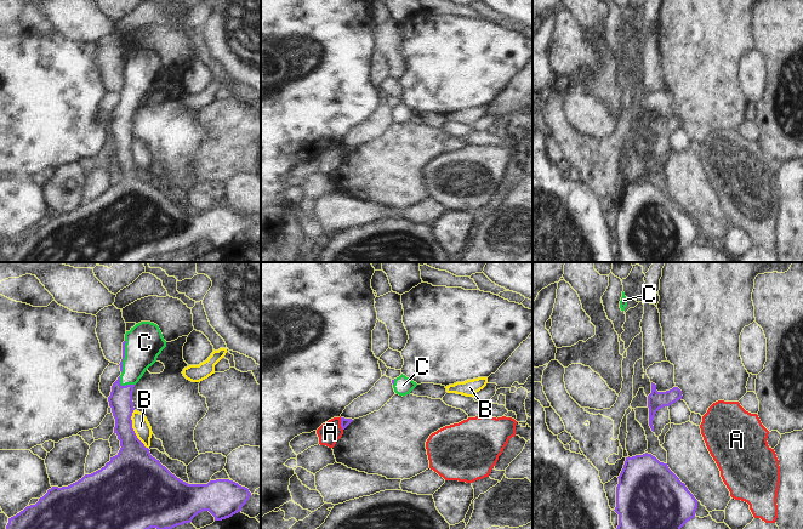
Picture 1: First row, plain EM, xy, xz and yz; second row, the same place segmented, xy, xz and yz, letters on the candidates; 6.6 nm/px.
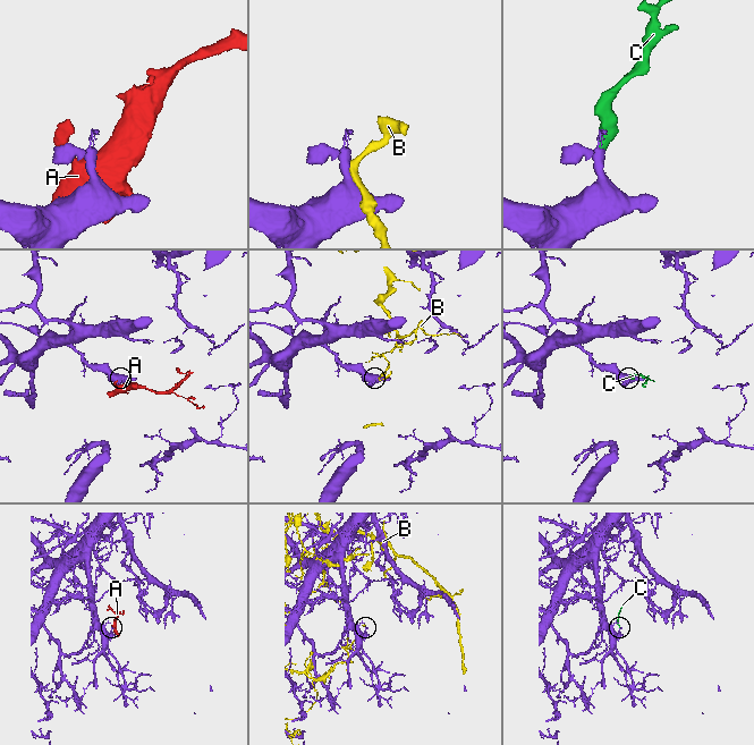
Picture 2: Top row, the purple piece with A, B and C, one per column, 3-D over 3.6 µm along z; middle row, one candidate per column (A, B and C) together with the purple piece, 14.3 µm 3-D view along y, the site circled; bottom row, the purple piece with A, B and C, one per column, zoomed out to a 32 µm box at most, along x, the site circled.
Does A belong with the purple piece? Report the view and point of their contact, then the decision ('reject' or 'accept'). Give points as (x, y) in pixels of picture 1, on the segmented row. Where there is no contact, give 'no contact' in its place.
xz (341, 424) | reject

